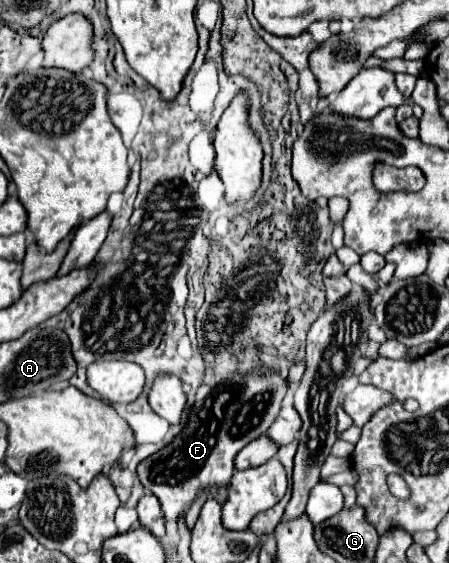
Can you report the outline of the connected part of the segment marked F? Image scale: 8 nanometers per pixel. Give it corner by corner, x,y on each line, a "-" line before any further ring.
258,366
246,376
234,376
218,384
204,400
194,402
182,432
168,446
138,464
138,480
160,500
166,520
176,522
200,490
230,482
236,454
248,442
266,434
278,416
286,392
288,382
284,378
268,366

